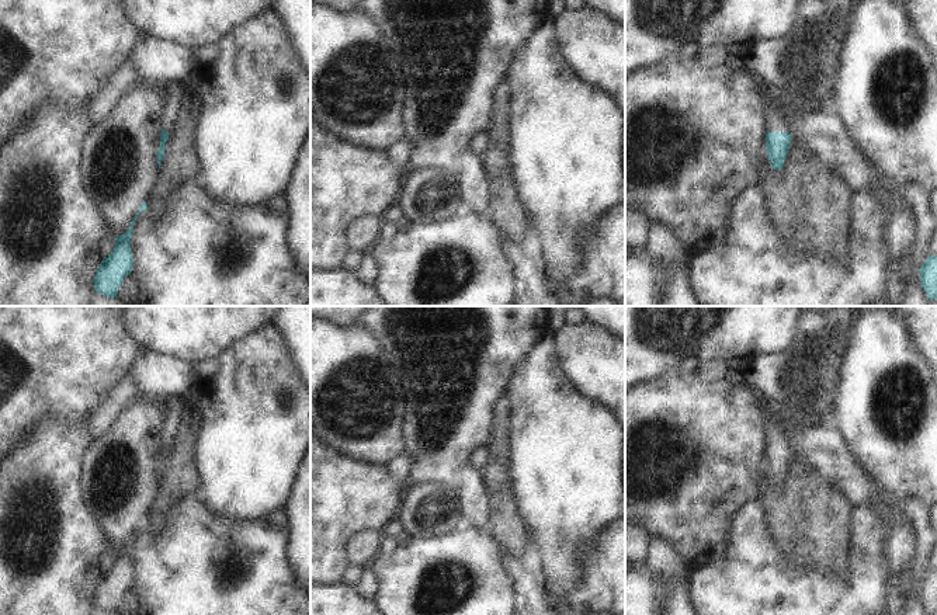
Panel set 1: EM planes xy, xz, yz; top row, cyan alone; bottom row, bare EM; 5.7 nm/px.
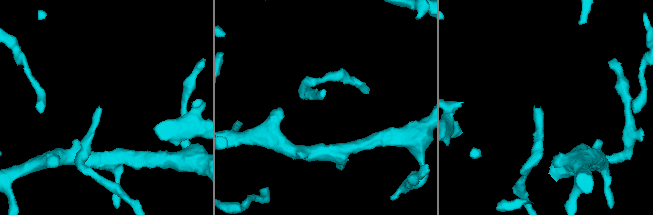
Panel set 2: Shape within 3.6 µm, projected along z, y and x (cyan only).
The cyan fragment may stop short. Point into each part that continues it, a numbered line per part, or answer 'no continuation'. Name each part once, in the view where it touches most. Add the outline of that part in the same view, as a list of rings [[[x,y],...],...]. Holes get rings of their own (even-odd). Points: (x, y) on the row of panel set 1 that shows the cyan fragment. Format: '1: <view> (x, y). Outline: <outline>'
1: yz (776, 121). Outline: [[[767,105],[766,110],[766,129],[770,132],[789,132],[789,121],[784,112],[774,105]]]

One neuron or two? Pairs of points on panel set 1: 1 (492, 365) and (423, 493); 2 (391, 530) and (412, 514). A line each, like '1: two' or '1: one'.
1: two
2: two

